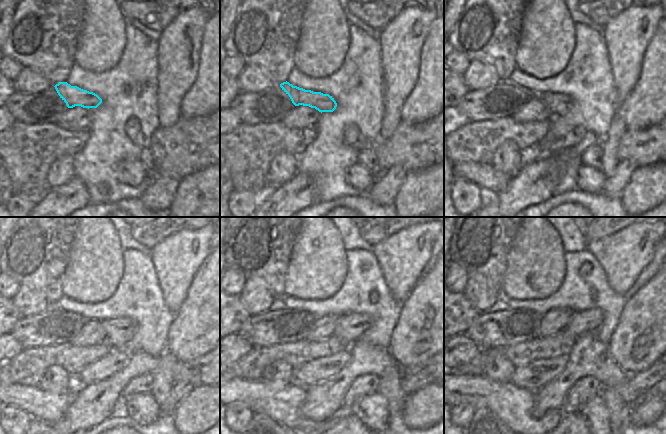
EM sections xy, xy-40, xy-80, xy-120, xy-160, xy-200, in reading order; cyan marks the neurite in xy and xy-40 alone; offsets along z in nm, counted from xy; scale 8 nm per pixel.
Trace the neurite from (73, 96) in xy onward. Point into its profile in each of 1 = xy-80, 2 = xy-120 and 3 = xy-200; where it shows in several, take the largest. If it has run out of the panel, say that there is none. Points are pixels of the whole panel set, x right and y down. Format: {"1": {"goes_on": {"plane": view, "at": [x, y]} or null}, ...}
{"1": {"goes_on": {"plane": "xy-80", "at": [558, 104]}}, "2": {"goes_on": {"plane": "xy-120", "at": [119, 331]}}, "3": {"goes_on": {"plane": "xy-200", "at": [587, 321]}}}

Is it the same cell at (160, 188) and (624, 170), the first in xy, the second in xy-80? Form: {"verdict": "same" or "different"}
{"verdict": "same"}

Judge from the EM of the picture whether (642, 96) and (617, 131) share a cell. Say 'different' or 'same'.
different

